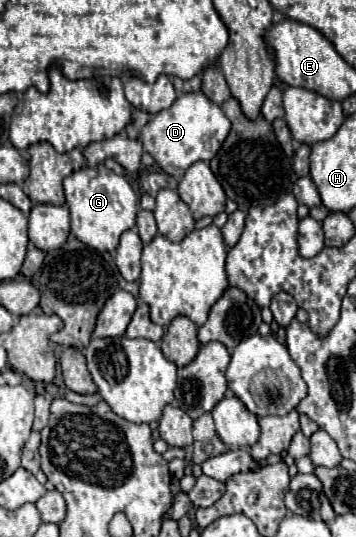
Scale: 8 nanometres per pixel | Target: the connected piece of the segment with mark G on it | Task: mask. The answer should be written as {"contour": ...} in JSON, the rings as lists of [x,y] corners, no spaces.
{"contour":[[[105,165],[81,167],[63,181],[65,205],[71,213],[71,231],[81,243],[93,247],[95,251],[115,253],[119,237],[123,231],[135,227],[135,217],[139,209],[139,197],[131,189],[125,177],[115,175]]]}

